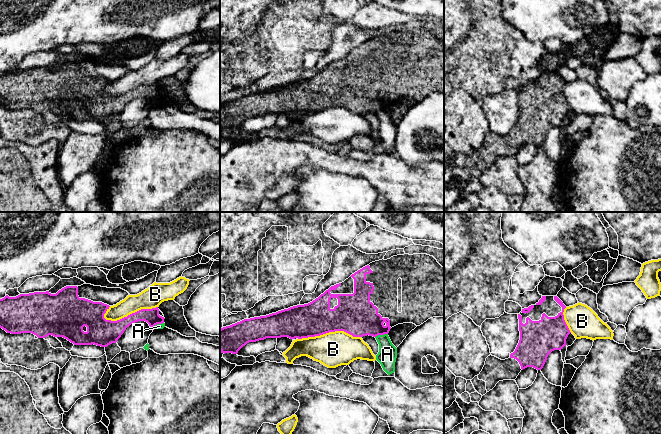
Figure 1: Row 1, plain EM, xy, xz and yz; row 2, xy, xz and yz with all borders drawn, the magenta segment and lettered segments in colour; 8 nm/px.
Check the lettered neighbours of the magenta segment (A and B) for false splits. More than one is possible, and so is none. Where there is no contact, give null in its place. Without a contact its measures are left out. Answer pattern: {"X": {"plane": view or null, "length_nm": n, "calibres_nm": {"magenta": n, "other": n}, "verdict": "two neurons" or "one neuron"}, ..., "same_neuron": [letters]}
{"A": {"plane": "xz", "length_nm": 110, "calibres_nm": {"magenta": 320, "other": 150}, "verdict": "two neurons"}, "B": {"plane": "xy", "length_nm": 440, "calibres_nm": {"magenta": 200, "other": 170}, "verdict": "two neurons"}, "same_neuron": []}

